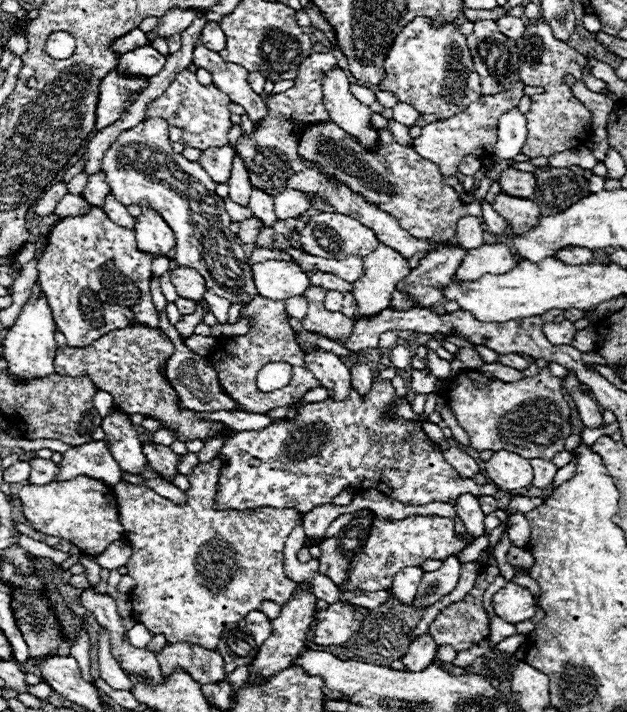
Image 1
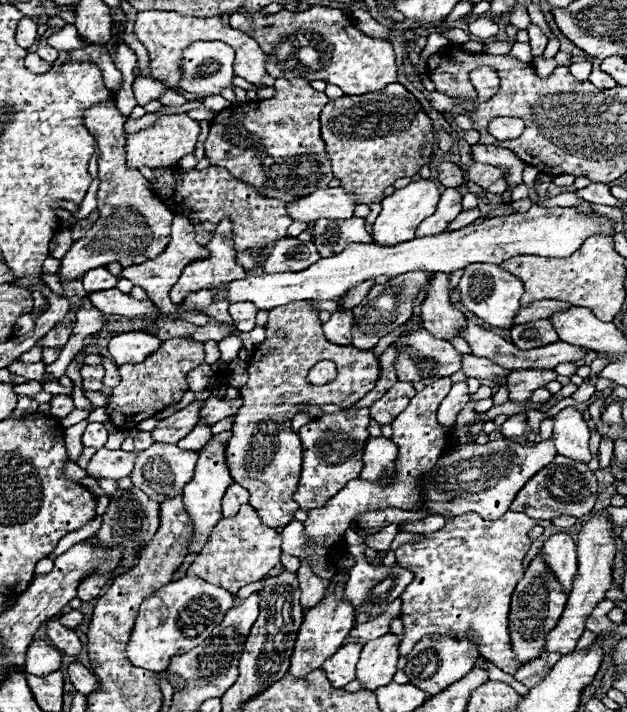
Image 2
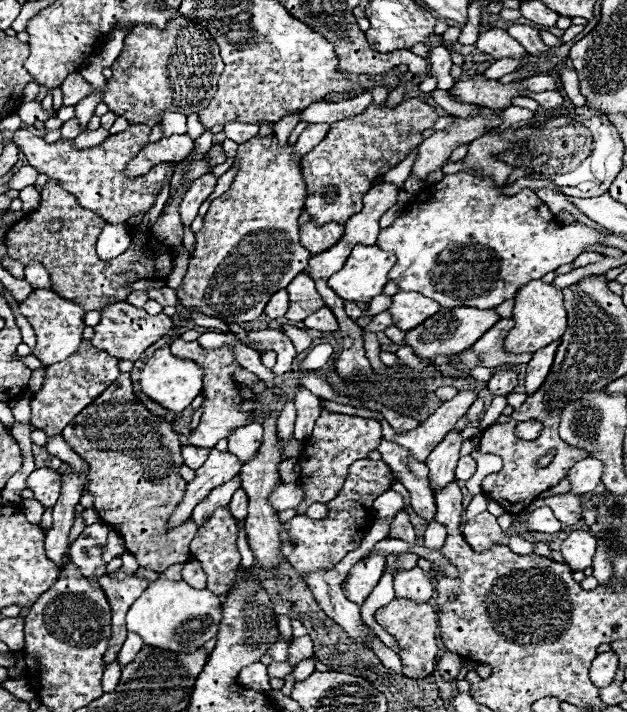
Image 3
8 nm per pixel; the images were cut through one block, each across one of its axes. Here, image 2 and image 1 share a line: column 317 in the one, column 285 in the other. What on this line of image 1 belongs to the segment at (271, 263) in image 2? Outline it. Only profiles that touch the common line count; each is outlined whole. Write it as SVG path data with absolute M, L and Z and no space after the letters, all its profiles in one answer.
M254 248L250 254L250 264L254 266L254 262L266 262L266 258L282 258L286 262L296 262L288 252L284 250L268 250L268 248Z

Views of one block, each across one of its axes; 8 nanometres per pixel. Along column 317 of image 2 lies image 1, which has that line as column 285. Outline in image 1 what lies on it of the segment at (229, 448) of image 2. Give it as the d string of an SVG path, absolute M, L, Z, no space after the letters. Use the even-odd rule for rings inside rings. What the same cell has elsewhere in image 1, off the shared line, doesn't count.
M262 296L252 298L248 304L242 304L240 318L252 318L248 334L230 336L230 338L222 336L218 338L214 352L208 354L210 366L218 370L220 386L226 390L226 394L230 394L230 398L234 398L234 402L238 402L238 410L266 414L272 408L290 406L298 402L308 390L320 386L314 374L302 364L302 350L294 340L294 332L292 332L292 326L288 324L284 302L274 302ZM268 362L288 362L292 366L292 380L288 382L288 386L274 392L260 392L256 388L256 374Z

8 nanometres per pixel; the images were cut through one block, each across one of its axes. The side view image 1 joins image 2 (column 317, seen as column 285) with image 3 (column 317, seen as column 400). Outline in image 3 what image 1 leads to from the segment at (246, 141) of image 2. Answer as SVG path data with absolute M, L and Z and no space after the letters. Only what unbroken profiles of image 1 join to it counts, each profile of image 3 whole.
M308 222L300 230L300 244L310 254L320 254L320 250L328 250L328 246L334 246L342 236L344 236L344 226L342 224L330 222L326 226L318 228L312 222Z

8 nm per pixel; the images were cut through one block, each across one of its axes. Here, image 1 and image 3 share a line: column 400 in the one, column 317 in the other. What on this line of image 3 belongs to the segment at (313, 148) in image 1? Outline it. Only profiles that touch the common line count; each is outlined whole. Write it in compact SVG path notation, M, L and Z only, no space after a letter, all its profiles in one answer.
M410 98L394 110L370 104L366 112L334 122L326 138L300 162L300 174L306 184L304 208L310 220L316 226L324 226L324 222L348 222L352 214L362 210L362 196L370 190L372 180L398 166L422 142L422 132L436 120L438 114L432 106Z

